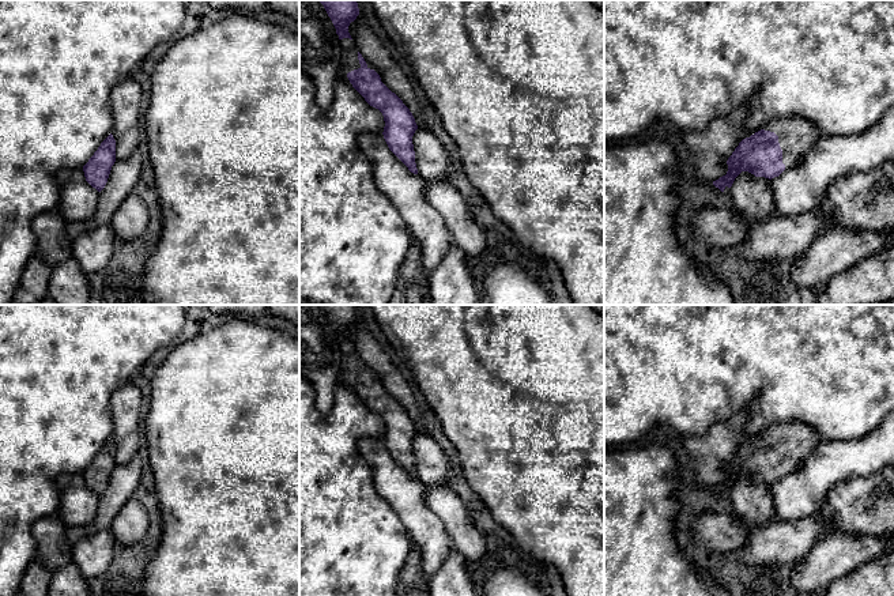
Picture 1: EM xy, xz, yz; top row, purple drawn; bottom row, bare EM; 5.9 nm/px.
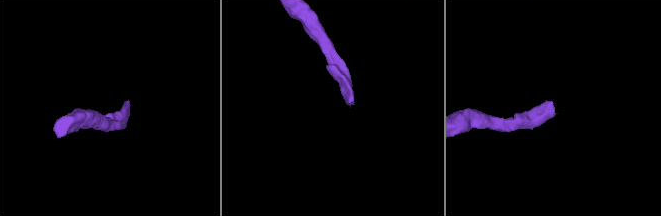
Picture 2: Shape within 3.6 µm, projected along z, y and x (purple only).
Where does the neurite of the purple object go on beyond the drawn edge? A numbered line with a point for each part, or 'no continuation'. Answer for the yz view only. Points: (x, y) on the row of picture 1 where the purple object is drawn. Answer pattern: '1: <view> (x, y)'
1: yz (796, 135)

